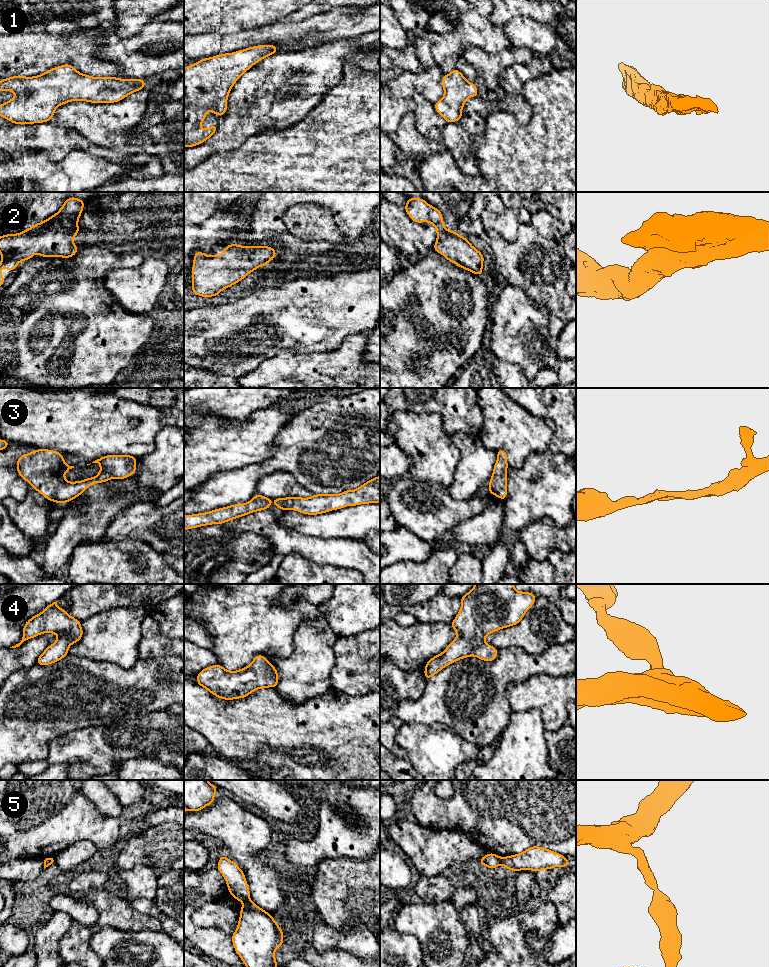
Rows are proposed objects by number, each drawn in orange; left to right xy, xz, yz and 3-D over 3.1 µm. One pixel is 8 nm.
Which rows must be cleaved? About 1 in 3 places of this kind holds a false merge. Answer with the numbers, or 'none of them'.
5

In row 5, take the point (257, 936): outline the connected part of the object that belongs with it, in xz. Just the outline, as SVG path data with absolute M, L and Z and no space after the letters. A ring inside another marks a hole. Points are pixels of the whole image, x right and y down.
M250 899L243 902L239 922L231 936L235 952L246 967L277 967L275 951L283 946L283 930L270 913L266 912Z

